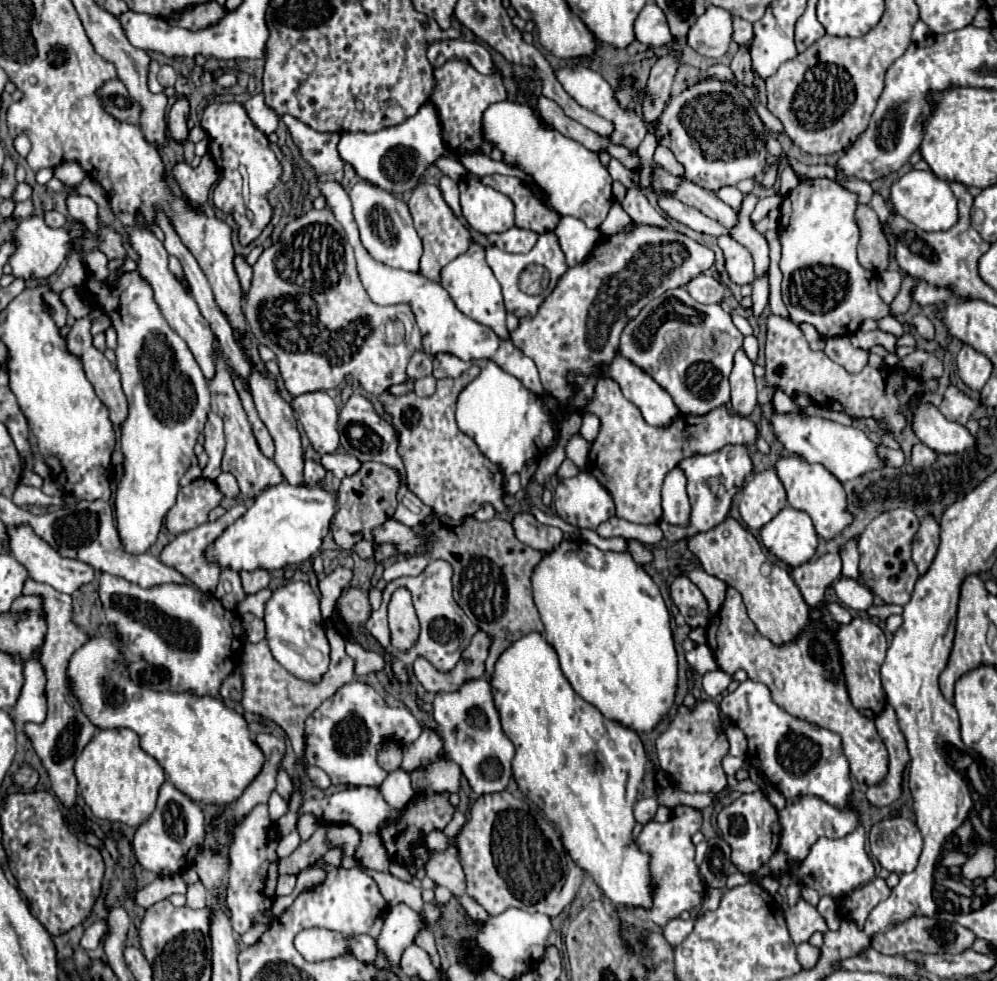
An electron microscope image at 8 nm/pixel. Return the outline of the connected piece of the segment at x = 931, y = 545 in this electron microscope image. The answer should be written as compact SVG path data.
M926 516L920 522L920 530L914 538L914 546L912 546L912 560L918 566L918 572L924 574L928 570L928 566L932 564L936 550L938 550L938 540L940 540L940 526L934 520L934 516Z

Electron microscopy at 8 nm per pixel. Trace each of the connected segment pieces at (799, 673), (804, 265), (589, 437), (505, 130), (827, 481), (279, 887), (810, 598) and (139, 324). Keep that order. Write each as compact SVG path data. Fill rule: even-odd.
M728 588L722 608L706 628L706 638L710 650L716 656L718 666L724 672L734 674L736 670L746 670L750 680L762 682L770 688L772 700L780 708L784 708L790 716L840 734L844 754L850 762L852 776L864 786L882 784L888 772L886 746L876 732L874 720L868 720L850 704L846 684L844 684L838 644L832 638L830 630L826 630L820 624L818 612L812 614L810 630L802 632L790 644L776 646L768 638L760 636L754 622L746 614L746 606L742 602L740 592Z
M830 178L800 180L800 184L780 204L780 212L782 212L780 216L780 244L782 244L780 270L784 274L782 300L790 312L792 322L812 324L824 338L850 336L858 330L858 326L866 318L878 320L890 314L888 306L878 296L876 274L862 268L856 260L856 246L860 238L860 228L854 220L856 206L858 206L858 194L846 190L836 180L830 180Z
M582 414L582 428L580 428L580 436L586 442L594 442L600 430L600 420L594 414Z
M514 100L490 104L482 116L482 136L486 136L486 142L502 152L504 164L534 178L536 186L548 194L548 208L560 216L574 216L590 228L598 228L604 222L614 202L610 192L612 176L602 166L596 152L552 128L542 126L530 104Z
M792 454L792 456L782 458L776 464L776 472L780 476L780 482L786 488L788 504L796 510L806 512L812 518L814 528L816 528L816 532L822 540L832 540L832 538L840 536L842 530L852 524L852 516L850 516L850 510L848 510L848 500L846 500L844 486L822 464L808 464L800 456Z
M290 874L290 876L280 876L278 878L278 884L276 884L276 896L286 896L294 890L294 884L296 884L296 876Z
M824 554L818 560L810 560L791 571L792 580L802 590L808 604L820 604L824 590L842 572L842 560L838 554Z
M100 226L100 238L96 240L88 230L78 240L78 252L70 252L60 272L50 278L50 288L62 292L66 286L76 286L88 292L94 304L110 318L112 328L118 334L116 366L122 376L122 388L128 398L128 418L122 424L122 454L124 474L116 490L116 520L118 532L128 552L146 552L160 532L166 512L176 504L178 480L190 468L196 440L206 424L210 412L208 382L196 364L188 344L168 326L162 316L154 292L140 272L122 272L116 286L98 282L86 268L86 254L100 250L108 260L126 258L122 236L108 226Z

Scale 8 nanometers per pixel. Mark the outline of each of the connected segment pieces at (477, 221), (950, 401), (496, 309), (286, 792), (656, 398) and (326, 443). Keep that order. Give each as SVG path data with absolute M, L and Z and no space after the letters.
M462 178L460 180L460 206L462 216L466 218L468 226L480 234L492 232L506 232L514 226L514 204L508 196L500 194L498 190L484 186L480 178Z
M948 386L948 390L944 392L944 400L940 404L940 412L952 420L952 422L958 422L958 424L966 424L970 414L976 410L978 402L964 396L956 386Z
M472 244L466 254L452 260L448 266L442 268L442 286L450 292L460 312L470 316L472 320L490 326L500 338L508 338L506 330L506 310L502 302L502 292L496 276L490 272L490 266L486 264L486 248L482 244Z
M280 768L278 770L278 778L276 778L276 792L288 802L290 800L290 796L292 796L292 780L288 778L288 774L284 772L284 768Z
M618 354L604 374L620 384L622 394L634 406L638 406L650 426L668 426L674 416L680 416L680 410L676 408L672 396L624 356Z
M310 392L292 400L292 408L302 422L310 442L320 454L336 452L340 438L336 430L338 408L326 392Z

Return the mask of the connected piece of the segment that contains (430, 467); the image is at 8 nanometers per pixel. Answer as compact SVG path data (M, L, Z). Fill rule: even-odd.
M478 366L468 368L458 380L444 378L438 380L436 392L428 398L416 394L390 396L388 392L380 396L386 406L386 412L392 414L392 424L398 430L400 454L404 458L408 488L438 516L450 516L452 520L462 520L472 516L482 504L492 504L496 512L504 512L504 474L492 464L476 446L476 442L458 430L454 420L458 394L464 390L470 380L480 374Z

